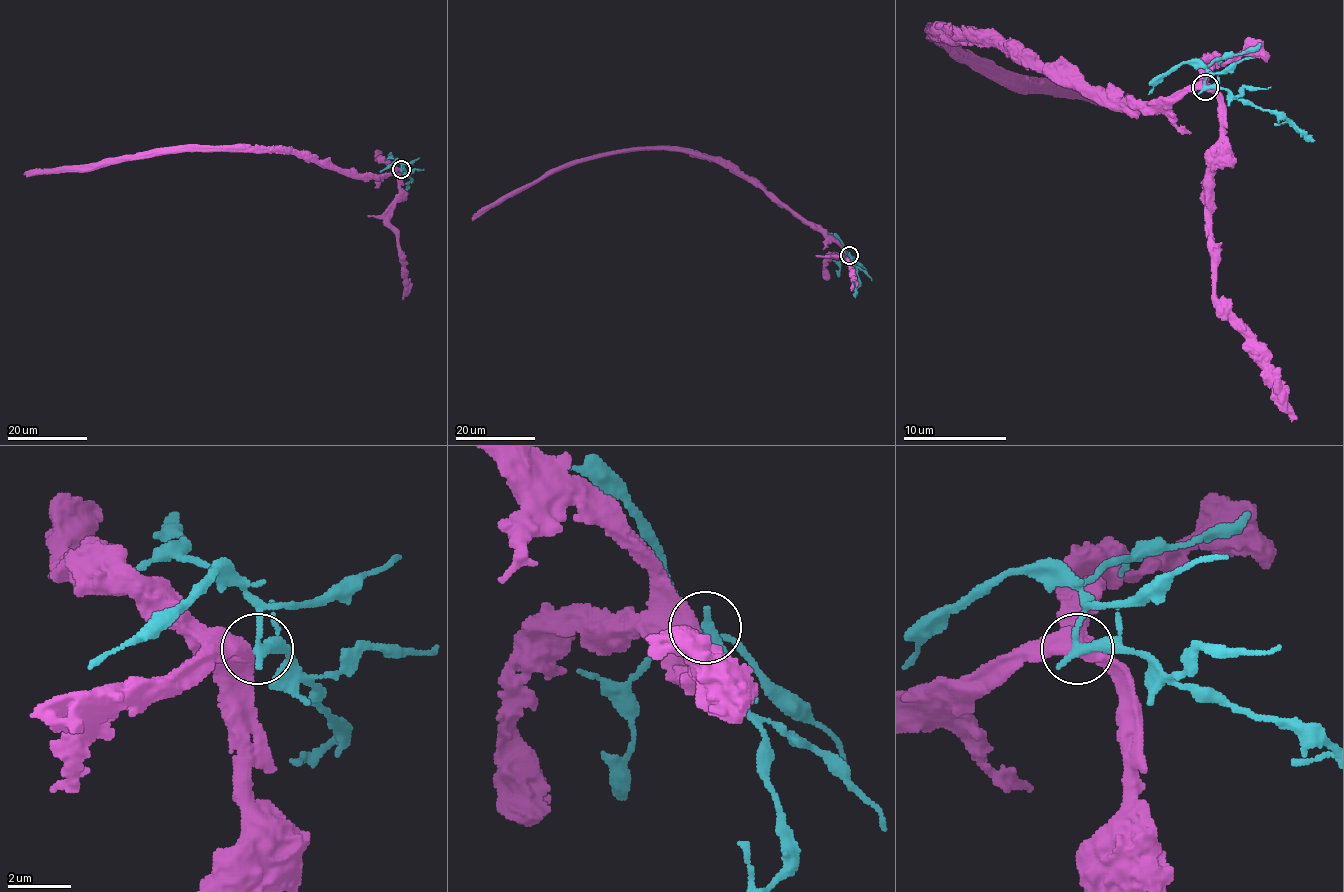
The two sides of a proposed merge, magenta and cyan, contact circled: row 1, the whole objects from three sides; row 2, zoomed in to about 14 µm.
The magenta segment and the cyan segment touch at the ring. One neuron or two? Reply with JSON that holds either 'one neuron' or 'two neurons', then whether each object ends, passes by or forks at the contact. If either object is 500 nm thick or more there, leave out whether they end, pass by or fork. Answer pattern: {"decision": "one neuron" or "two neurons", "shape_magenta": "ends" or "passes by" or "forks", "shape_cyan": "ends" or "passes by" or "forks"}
{"decision": "two neurons"}

